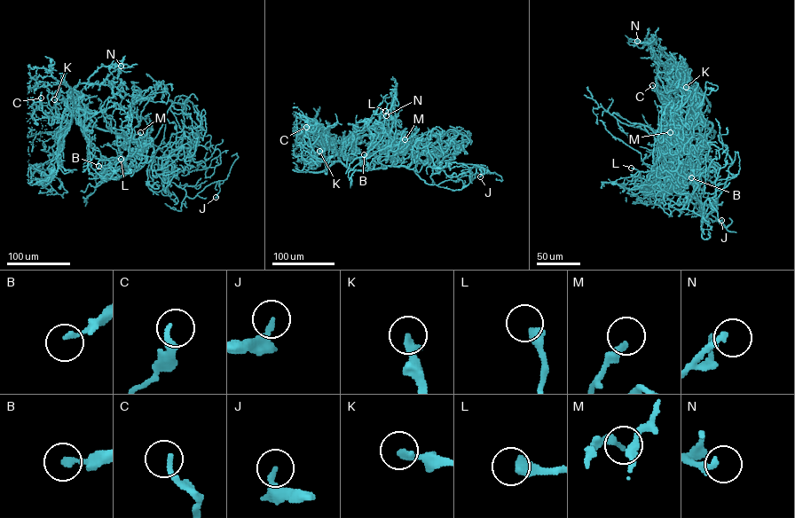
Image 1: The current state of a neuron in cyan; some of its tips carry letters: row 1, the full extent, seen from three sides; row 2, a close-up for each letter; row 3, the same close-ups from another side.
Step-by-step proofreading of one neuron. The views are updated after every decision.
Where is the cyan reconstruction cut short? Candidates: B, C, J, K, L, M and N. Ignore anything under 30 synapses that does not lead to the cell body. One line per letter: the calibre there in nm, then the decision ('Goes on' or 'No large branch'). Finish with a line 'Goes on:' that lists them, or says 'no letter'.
B: Thickness 190 nm. No large branch
C: Thickness 220 nm. No large branch
J: Thickness 200 nm. No large branch
K: Thickness 280 nm. No large branch
L: Thickness 440 nm. No large branch
M: Thickness 240 nm. No large branch
N: Thickness 240 nm. No large branch
Goes on: no letter

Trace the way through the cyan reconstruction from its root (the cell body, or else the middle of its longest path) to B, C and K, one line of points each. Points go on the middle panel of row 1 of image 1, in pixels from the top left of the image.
B: (389, 166), (366, 170), (347, 168), (350, 153), (365, 156), (374, 143), (372, 145), (370, 143), (364, 154)
C: (389, 166), (356, 170), (340, 161), (328, 160), (323, 154), (321, 145), (312, 134), (308, 134), (306, 127)
K: (389, 166), (351, 169), (323, 155), (326, 160), (319, 151)

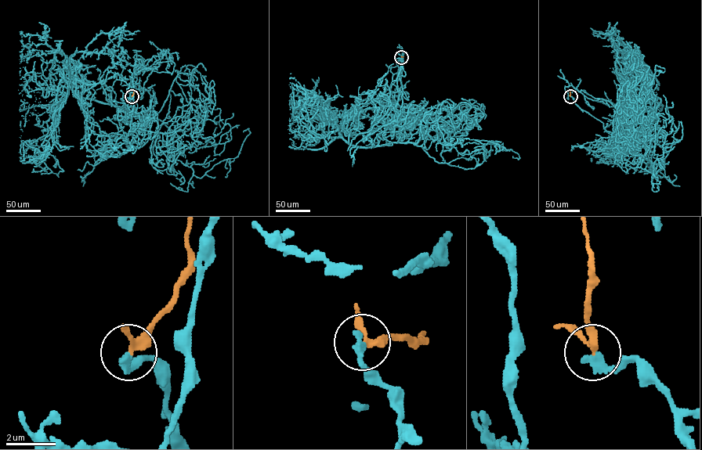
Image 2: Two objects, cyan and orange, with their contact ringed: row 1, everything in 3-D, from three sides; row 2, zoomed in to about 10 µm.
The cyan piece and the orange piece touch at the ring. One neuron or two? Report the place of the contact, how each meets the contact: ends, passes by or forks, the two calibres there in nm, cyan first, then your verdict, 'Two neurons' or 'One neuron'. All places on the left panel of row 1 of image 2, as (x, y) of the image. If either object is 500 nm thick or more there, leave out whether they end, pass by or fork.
Place: (132, 96). At the ring cyan ends. At the ring orange passes by. Thickness 400 nm (cyan) against 220 nm. One neuron

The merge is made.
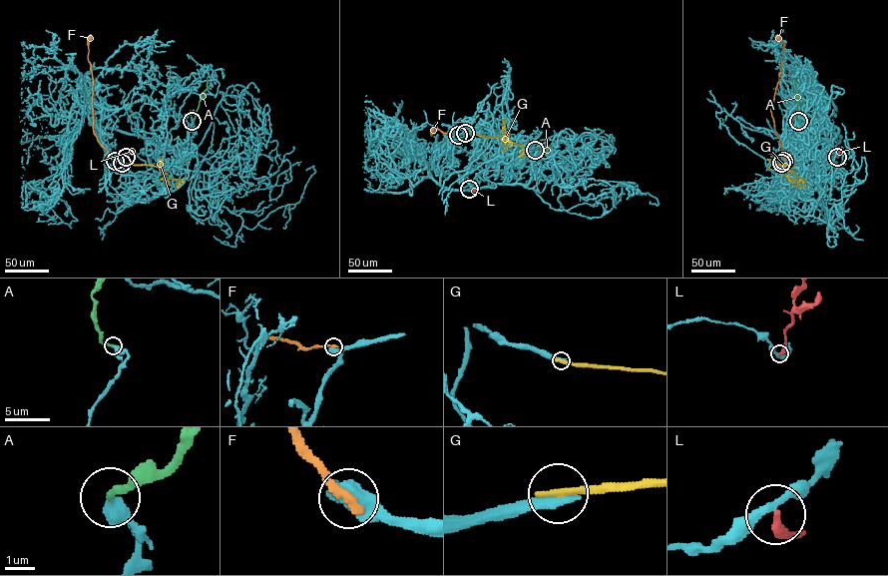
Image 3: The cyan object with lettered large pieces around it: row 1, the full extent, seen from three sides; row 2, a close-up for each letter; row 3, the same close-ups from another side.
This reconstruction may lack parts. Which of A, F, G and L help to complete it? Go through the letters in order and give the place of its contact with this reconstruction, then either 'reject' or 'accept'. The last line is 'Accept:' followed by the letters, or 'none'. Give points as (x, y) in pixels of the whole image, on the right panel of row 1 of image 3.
A: (798, 121) | accept
F: (783, 161) | reject
G: (781, 163) | reject
L: (837, 157) | reject
Accept: A

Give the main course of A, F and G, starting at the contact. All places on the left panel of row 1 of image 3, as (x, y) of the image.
A: (192, 120), (202, 93), (207, 89), (207, 78)
F: (115, 161), (100, 144), (93, 129), (93, 81), (88, 58), (91, 35)
G: (122, 163), (160, 166), (166, 178), (177, 179), (180, 183), (180, 181), (176, 187)

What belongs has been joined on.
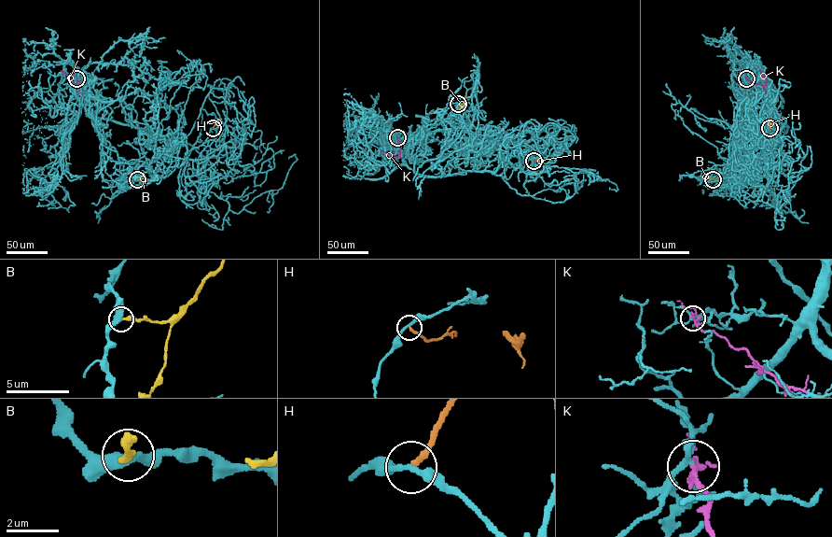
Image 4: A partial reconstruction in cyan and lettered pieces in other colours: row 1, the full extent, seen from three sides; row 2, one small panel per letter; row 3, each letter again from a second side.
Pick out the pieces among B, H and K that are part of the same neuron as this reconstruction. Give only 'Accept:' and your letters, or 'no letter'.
Accept: B

